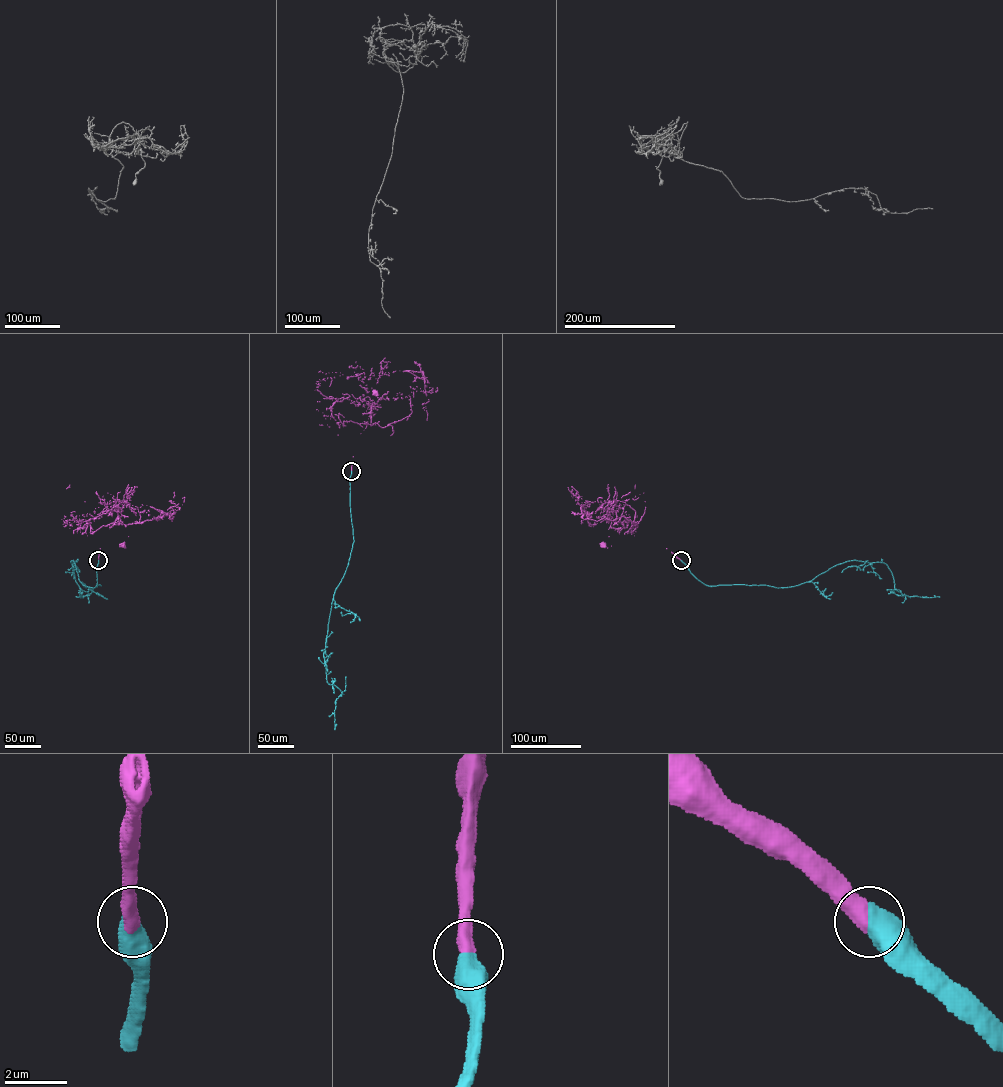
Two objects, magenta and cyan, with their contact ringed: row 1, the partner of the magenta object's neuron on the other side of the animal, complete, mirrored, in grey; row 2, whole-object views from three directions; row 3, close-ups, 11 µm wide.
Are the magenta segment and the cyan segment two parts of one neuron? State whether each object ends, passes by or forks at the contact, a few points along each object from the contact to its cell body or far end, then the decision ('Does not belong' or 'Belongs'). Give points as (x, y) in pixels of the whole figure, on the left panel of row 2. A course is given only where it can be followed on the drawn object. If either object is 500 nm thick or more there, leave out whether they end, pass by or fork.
Course of magenta: (98, 560), (99, 552), (91, 527), (91, 533), (113, 522), (118, 504), (119, 524), (128, 536), (122, 545). Course of cyan: (98, 560), (97, 586), (100, 585), (94, 587), (80, 582), (71, 561), (76, 582), (88, 593), (81, 597). Belongs

